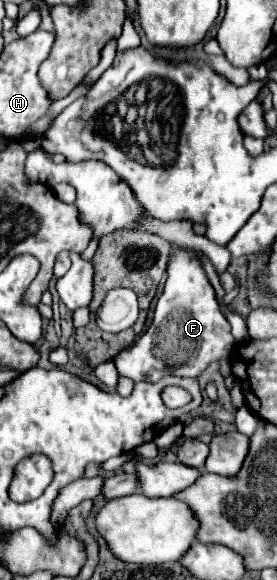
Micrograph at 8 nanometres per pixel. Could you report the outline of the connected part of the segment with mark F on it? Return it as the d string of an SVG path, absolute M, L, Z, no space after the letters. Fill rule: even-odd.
M173 248L167 260L167 274L163 296L155 306L153 324L139 340L135 340L133 346L115 356L119 376L127 376L133 382L155 382L165 374L197 378L209 364L229 358L237 346L237 340L231 334L231 324L219 308L217 294L199 256L191 250Z

